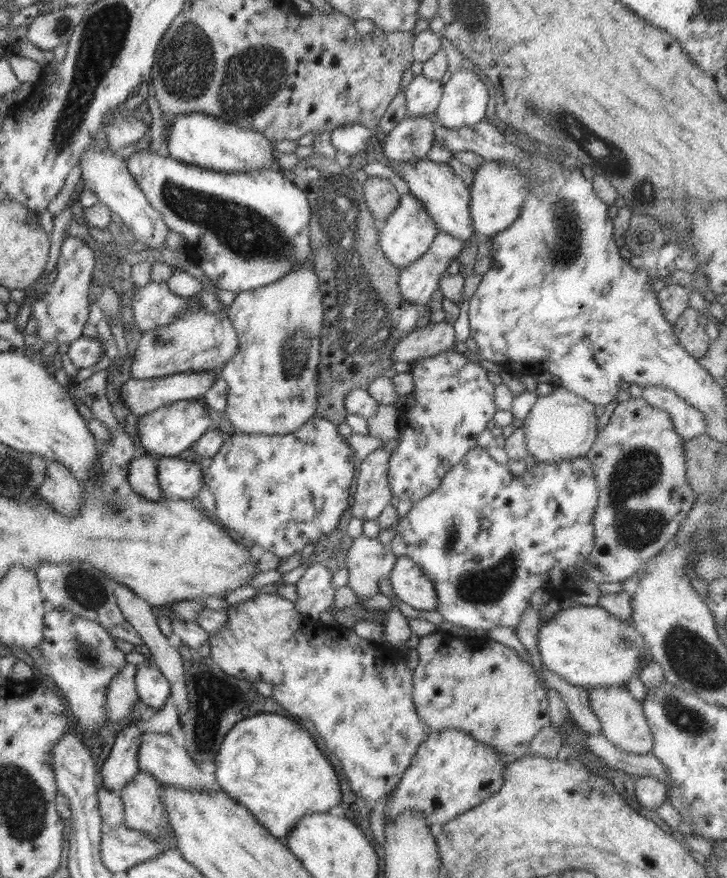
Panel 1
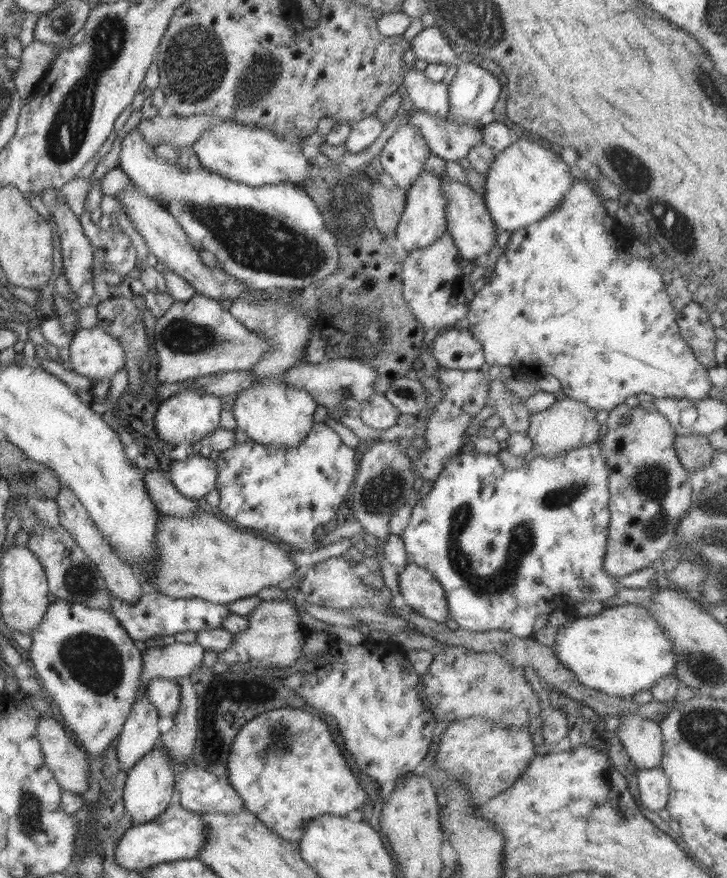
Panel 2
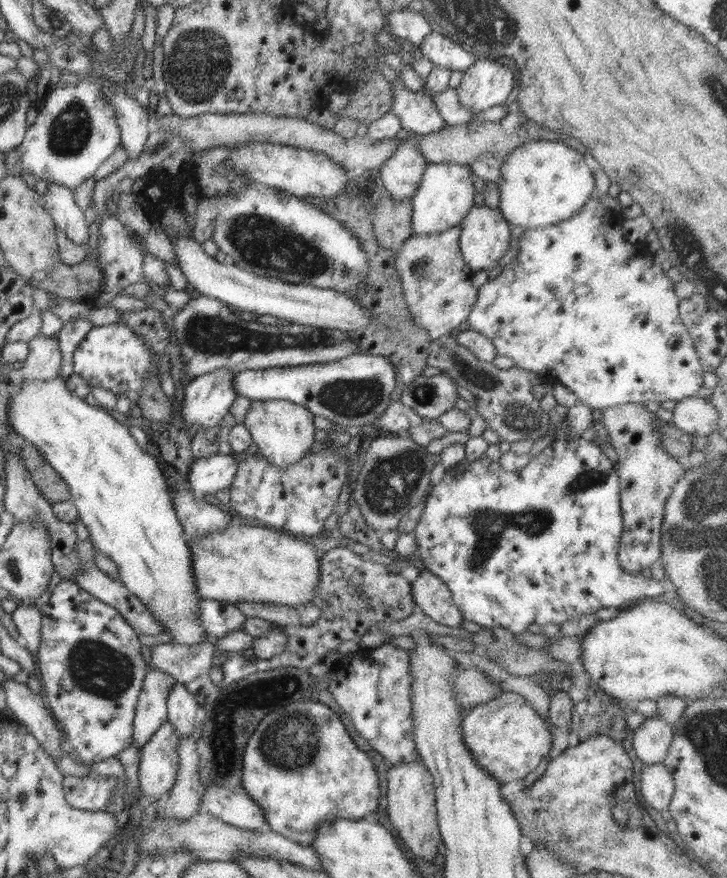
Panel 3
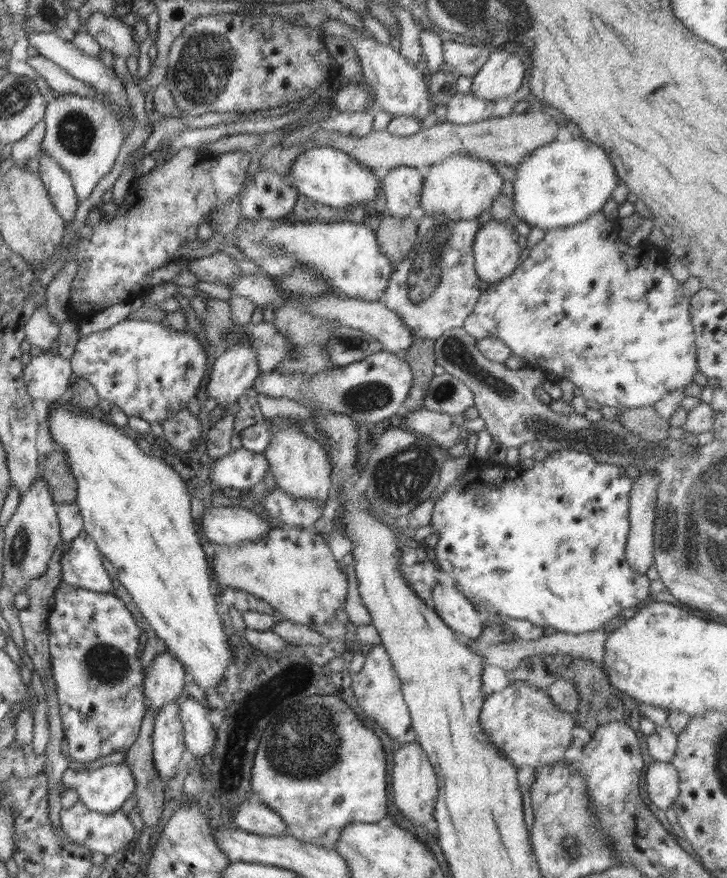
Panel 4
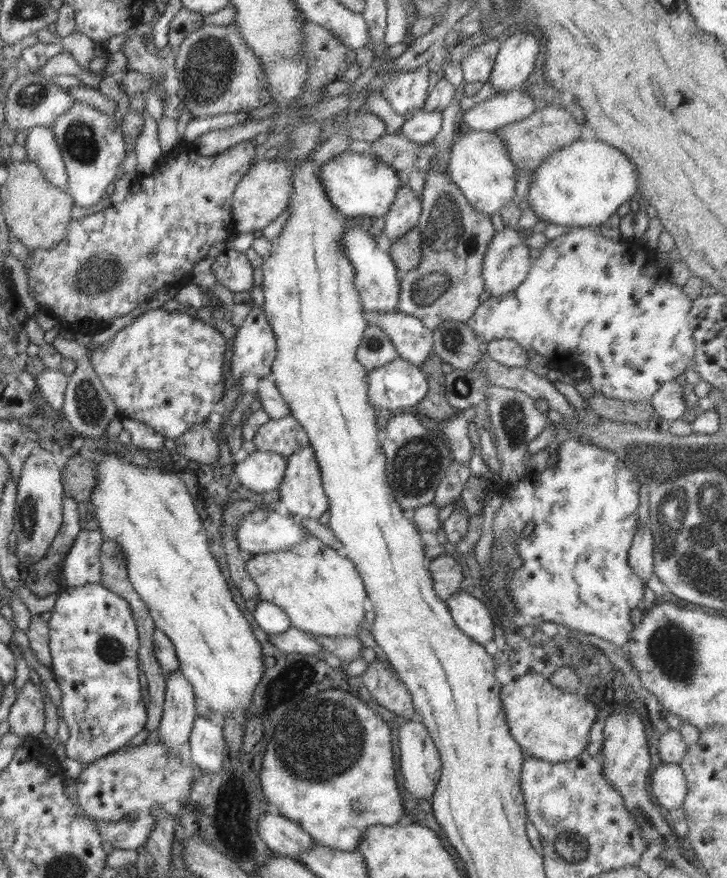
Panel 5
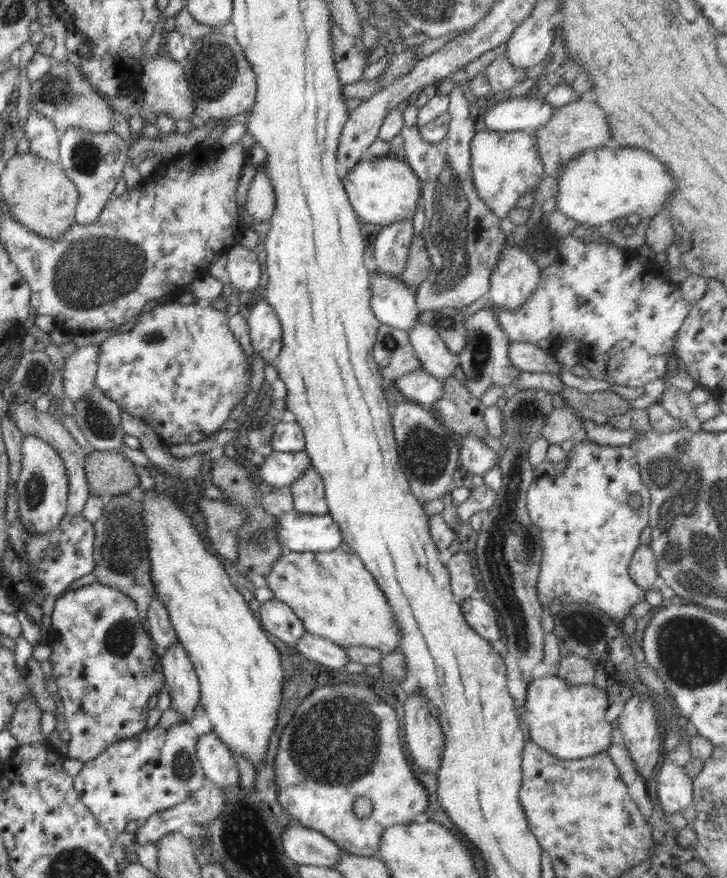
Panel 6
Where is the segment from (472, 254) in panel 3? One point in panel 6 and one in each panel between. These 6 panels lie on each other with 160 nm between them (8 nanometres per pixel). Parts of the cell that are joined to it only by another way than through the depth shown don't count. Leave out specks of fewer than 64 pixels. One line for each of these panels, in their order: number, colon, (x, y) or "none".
4: (497, 255)
5: (506, 262)
6: (516, 275)

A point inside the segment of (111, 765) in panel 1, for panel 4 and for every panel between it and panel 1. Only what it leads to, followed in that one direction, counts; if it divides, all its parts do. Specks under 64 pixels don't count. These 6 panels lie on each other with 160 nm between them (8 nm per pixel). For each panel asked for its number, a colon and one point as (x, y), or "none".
2: (140, 734)
3: (151, 712)
4: (164, 681)

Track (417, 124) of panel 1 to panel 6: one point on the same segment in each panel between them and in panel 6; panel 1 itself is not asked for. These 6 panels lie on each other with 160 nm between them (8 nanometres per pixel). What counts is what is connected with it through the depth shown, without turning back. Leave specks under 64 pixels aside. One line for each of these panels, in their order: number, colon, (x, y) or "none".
2: (403, 156)
3: (402, 173)
4: (402, 186)
5: (404, 213)
6: (392, 243)

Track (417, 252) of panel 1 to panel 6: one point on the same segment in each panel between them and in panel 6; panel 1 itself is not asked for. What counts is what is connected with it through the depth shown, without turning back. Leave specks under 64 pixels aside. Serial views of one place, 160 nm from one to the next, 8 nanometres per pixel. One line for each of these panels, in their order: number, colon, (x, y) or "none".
2: (423, 220)
3: (446, 194)
4: (462, 186)
5: (479, 165)
6: (505, 165)

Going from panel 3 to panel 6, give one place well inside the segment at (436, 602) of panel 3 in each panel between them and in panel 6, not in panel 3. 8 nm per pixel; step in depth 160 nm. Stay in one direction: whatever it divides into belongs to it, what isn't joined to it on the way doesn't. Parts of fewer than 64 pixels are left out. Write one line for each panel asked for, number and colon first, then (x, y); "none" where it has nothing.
4: (459, 613)
5: (471, 616)
6: (482, 617)

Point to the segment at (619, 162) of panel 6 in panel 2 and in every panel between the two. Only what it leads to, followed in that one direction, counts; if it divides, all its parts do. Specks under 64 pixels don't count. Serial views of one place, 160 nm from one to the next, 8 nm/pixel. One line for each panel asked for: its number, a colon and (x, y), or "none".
2: (527, 181)
3: (543, 182)
4: (559, 184)
5: (581, 185)

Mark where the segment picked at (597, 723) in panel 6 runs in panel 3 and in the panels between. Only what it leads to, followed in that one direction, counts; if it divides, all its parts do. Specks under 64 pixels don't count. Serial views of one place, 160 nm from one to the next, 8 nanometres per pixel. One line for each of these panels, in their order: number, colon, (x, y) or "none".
3: (506, 737)
4: (530, 730)
5: (550, 724)

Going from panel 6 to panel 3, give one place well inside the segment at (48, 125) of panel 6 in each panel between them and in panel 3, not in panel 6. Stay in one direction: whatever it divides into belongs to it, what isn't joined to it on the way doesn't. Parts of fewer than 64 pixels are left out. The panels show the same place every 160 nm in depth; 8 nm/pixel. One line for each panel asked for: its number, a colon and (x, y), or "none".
3: (59, 201)
4: (58, 184)
5: (41, 147)

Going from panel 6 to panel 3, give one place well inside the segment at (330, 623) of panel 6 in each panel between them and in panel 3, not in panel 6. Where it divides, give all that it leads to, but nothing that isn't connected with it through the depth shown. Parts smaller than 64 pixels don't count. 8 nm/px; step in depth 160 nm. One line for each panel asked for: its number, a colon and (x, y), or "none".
3: (242, 563)
4: (292, 569)
5: (319, 588)

